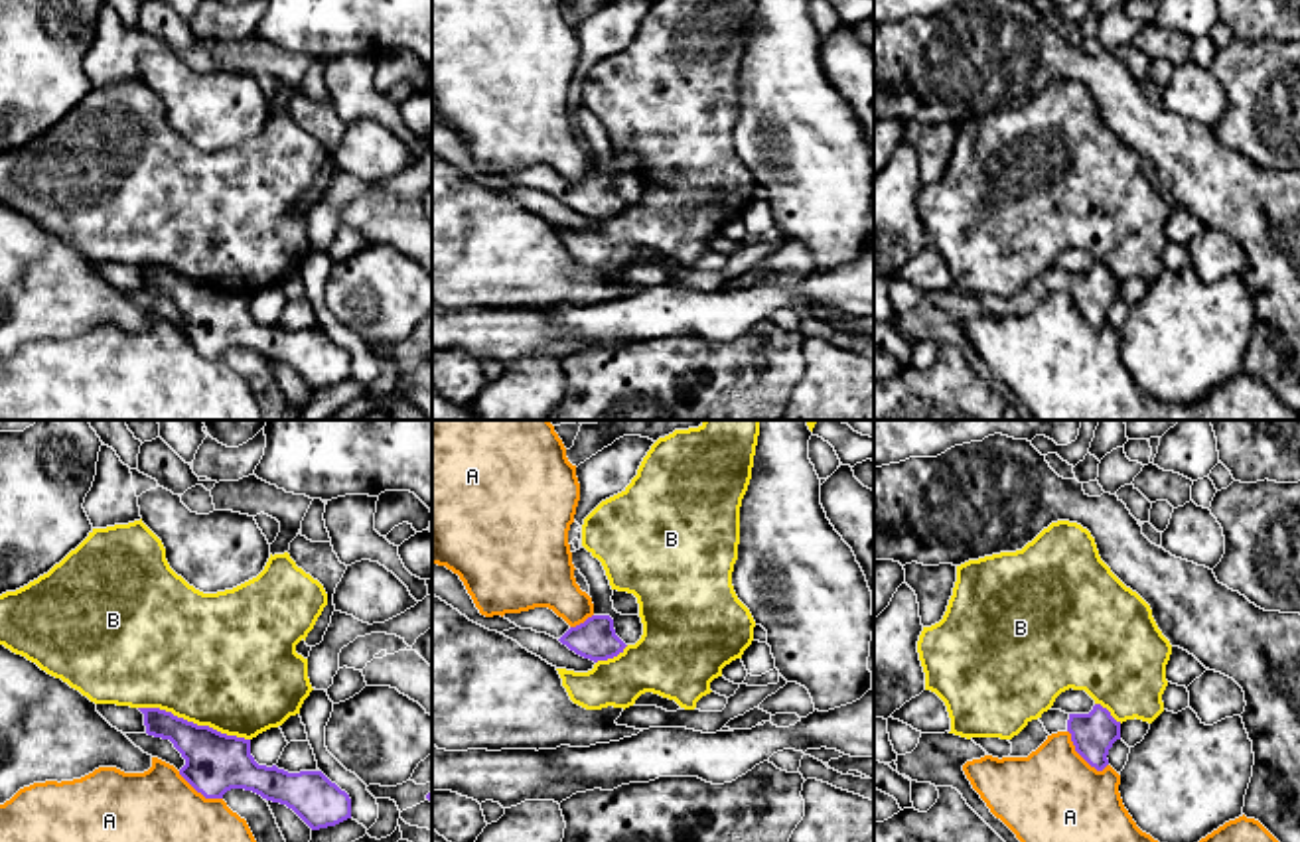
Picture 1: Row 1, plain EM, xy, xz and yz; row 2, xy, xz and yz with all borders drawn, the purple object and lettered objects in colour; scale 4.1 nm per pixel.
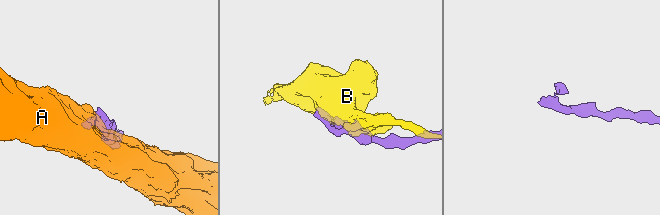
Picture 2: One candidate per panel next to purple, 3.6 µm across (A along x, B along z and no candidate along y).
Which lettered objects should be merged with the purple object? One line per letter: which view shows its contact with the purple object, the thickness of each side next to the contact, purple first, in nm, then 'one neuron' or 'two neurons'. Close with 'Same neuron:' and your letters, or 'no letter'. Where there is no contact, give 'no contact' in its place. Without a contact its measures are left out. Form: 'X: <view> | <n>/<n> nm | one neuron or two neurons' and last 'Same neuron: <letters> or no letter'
A: yz | 180/440 nm | two neurons
B: xy | 240/500 nm | two neurons
Same neuron: no letter

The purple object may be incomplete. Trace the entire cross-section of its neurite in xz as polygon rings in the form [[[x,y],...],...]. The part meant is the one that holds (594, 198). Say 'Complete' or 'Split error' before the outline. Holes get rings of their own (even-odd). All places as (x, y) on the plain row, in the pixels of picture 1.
Split error. [[[548,166],[505,172],[503,175],[521,187],[533,187],[558,197],[570,209],[594,221],[614,217],[627,205],[615,193],[614,177],[610,174],[592,174],[576,185],[570,185]]]

